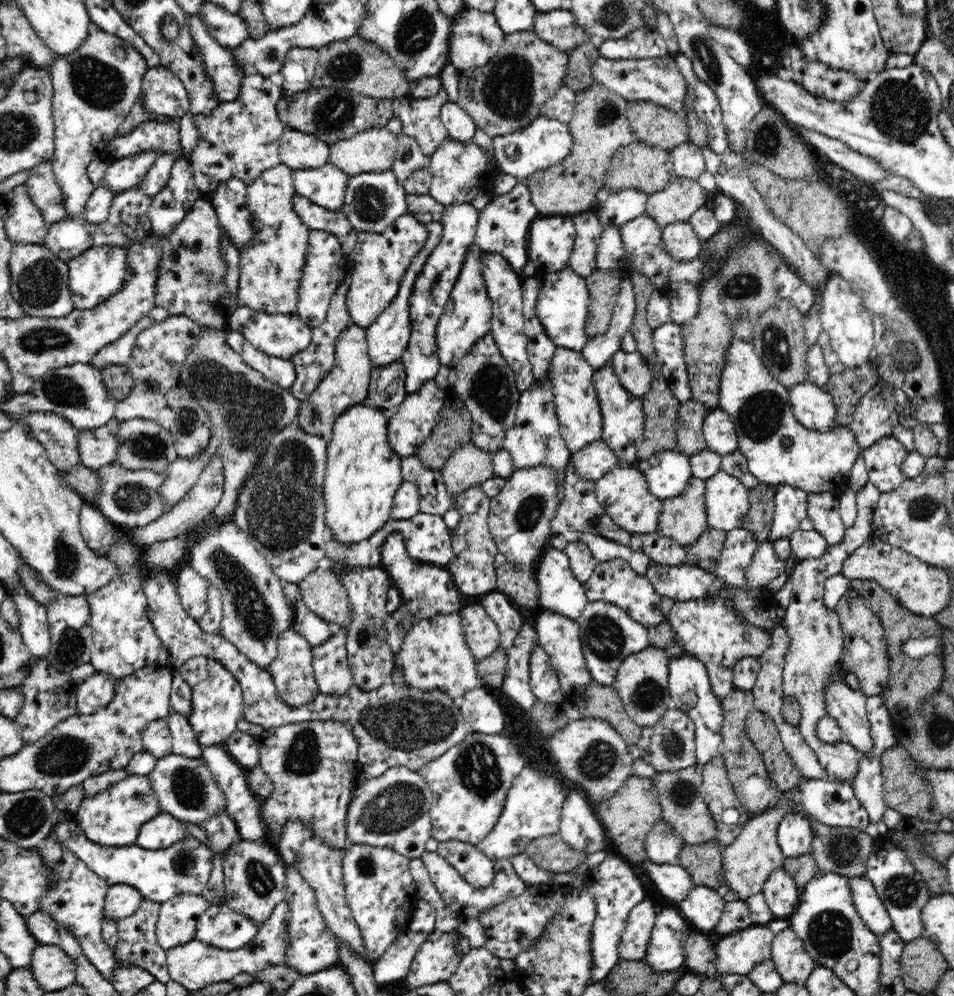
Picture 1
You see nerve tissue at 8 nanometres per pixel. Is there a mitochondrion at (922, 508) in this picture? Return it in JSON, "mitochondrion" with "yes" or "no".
{"mitochondrion":"yes"}

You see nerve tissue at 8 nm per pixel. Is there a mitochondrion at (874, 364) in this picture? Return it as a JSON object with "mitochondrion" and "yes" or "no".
{"mitochondrion":"no"}

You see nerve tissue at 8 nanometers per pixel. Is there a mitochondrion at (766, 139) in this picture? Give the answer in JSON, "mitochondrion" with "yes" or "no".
{"mitochondrion":"yes"}

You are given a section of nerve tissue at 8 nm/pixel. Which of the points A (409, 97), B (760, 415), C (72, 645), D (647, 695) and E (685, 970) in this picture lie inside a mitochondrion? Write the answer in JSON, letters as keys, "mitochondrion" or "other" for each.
{"A":"other","B":"mitochondrion","C":"mitochondrion","D":"mitochondrion","E":"other"}

